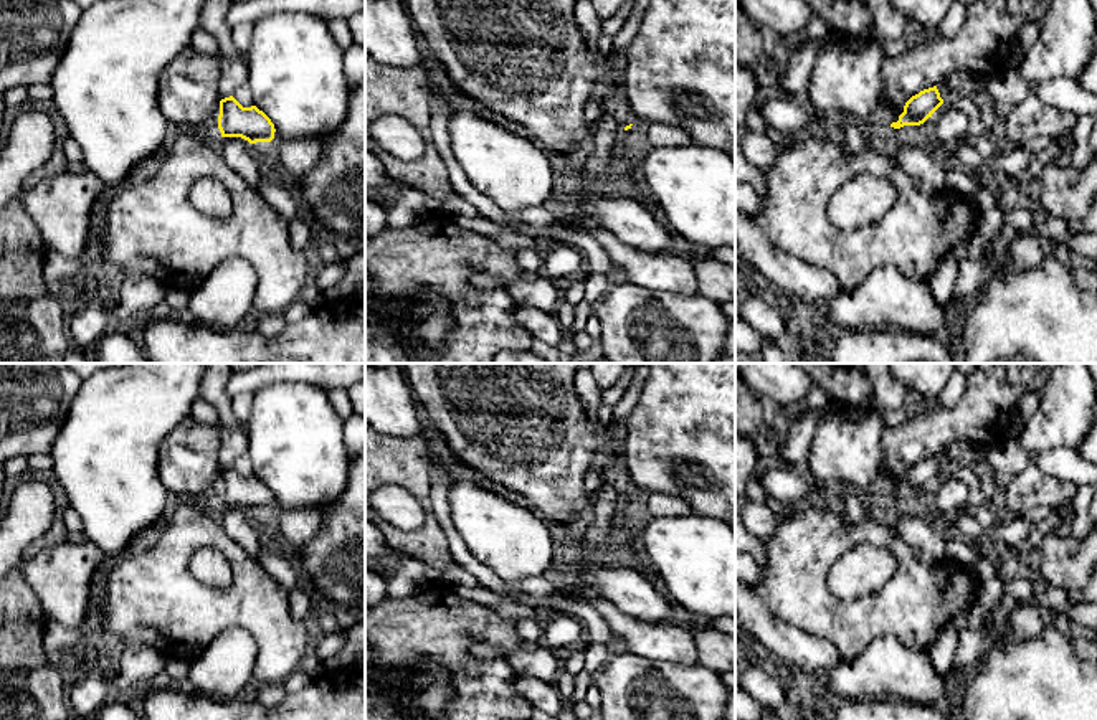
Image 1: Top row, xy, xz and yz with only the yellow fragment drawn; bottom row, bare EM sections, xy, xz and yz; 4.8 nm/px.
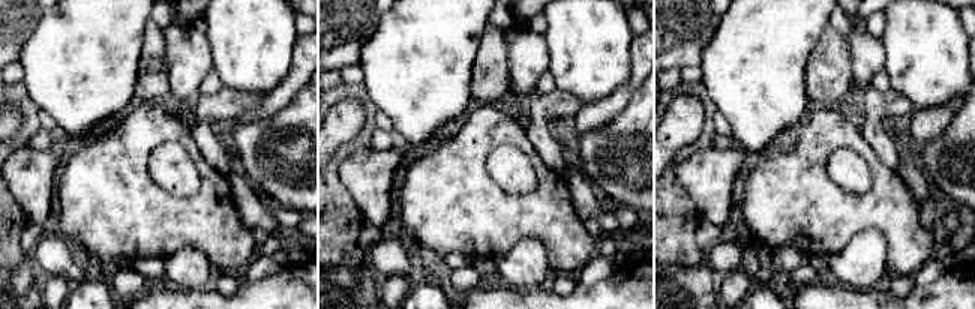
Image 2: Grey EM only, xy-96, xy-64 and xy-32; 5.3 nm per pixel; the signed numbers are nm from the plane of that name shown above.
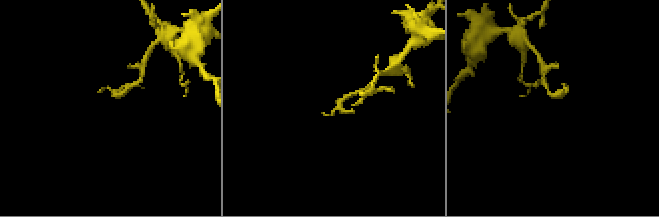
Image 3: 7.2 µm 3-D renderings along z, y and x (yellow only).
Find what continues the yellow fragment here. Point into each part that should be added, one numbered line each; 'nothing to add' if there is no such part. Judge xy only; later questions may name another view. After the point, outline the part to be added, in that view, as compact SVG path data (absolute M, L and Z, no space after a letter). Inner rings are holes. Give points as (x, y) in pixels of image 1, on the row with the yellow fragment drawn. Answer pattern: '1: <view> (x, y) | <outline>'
1: xy (238, 154) | M221 137L218 145L226 165L258 192L259 182L268 170L263 155L241 137Z

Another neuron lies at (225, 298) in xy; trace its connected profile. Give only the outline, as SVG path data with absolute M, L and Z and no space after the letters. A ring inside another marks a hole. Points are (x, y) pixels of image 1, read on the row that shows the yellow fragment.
M228 258L200 284L190 289L187 317L216 330L231 330L254 309L256 272L248 261Z

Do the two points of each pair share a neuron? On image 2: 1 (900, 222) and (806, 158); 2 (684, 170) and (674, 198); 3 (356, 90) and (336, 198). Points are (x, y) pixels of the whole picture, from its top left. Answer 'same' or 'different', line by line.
1: same
2: different
3: same

